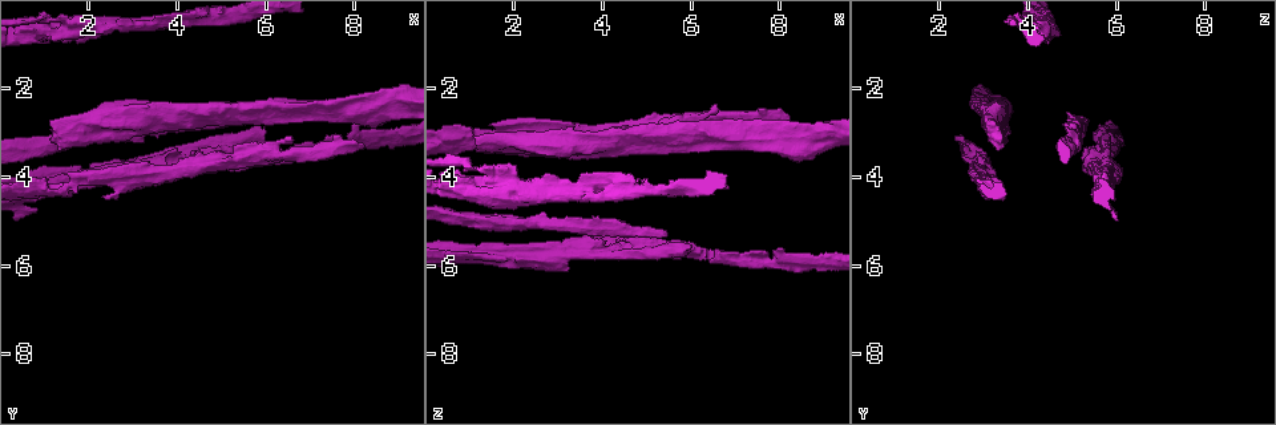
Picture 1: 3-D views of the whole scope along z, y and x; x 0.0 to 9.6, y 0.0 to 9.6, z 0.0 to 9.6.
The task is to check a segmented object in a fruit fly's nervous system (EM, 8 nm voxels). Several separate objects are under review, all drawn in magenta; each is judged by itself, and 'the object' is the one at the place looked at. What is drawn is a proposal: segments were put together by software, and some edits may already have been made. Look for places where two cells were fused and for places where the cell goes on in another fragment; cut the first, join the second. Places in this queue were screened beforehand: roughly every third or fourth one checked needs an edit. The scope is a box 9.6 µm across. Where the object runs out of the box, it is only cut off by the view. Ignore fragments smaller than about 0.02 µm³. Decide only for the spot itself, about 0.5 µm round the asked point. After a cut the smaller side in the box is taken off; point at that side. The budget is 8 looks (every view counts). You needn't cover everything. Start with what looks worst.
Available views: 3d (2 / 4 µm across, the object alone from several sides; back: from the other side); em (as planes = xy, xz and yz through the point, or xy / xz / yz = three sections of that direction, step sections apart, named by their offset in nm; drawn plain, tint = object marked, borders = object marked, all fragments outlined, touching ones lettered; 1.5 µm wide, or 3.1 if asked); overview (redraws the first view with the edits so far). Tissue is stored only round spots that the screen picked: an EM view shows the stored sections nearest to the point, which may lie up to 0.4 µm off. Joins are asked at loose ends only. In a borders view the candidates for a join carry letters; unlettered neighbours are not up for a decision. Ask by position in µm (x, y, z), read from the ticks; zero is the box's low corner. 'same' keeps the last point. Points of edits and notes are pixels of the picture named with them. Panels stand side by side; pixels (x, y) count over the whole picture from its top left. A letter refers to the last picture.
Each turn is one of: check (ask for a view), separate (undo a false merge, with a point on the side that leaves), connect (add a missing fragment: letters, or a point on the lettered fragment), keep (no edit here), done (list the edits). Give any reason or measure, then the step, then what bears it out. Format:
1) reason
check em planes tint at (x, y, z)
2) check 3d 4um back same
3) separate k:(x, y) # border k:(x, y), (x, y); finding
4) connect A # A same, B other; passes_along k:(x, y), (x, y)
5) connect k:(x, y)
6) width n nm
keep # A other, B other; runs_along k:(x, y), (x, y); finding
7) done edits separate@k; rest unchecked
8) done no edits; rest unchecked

free end
check em xy step 8 tint at (0.80, 4.70, 5.85)

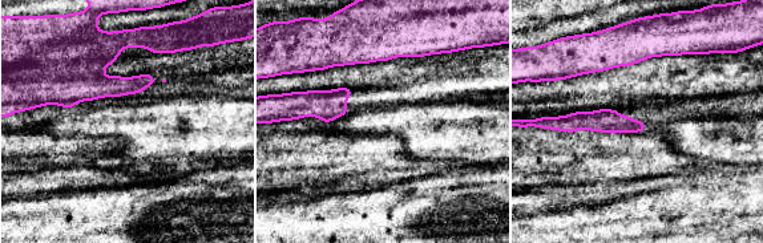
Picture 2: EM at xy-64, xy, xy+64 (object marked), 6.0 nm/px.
check em planes borders same

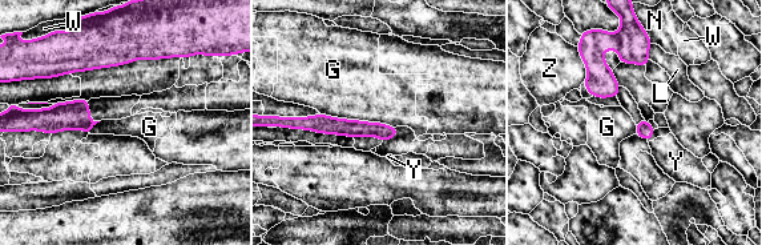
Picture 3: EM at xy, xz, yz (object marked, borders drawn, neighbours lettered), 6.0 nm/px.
longest_contact G 460 nm
separate 3:(633, 41) # G other, L other, N other, W other, Y other, Z other; border 3:(615, 33), (619, 49); a second cell is stuck on

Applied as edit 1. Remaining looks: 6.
branch point
check em planes borders at (0.80, 4.30, 3.15)

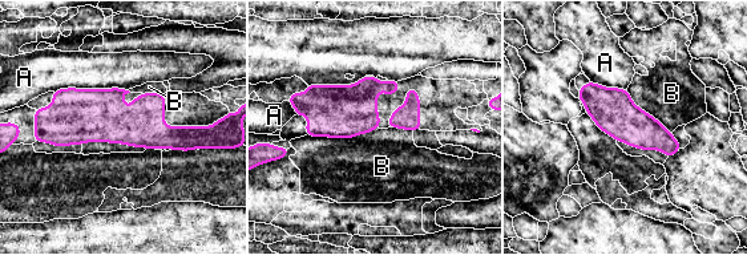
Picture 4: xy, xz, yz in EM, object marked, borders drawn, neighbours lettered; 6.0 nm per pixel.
width 260 nm
keep # A other, B other; border 4:(378, 128), (352, 137), (306, 136); continuous, no second cell

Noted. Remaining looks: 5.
branch point
check em planes borders at (3.60, 3.95, 3.05)

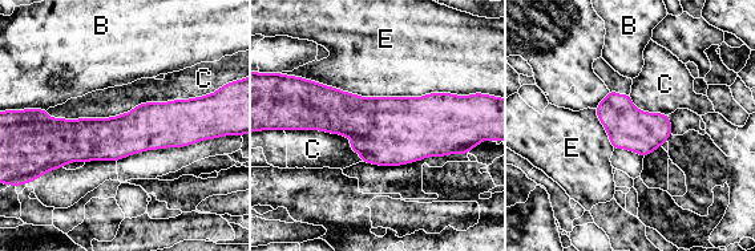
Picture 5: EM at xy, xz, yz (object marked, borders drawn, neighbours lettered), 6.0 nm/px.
keep # B other, C other, E other; border 5:(209, 93), (108, 117), (33, 117); one cell here

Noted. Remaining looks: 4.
done edits separate@3; rest unchecked

